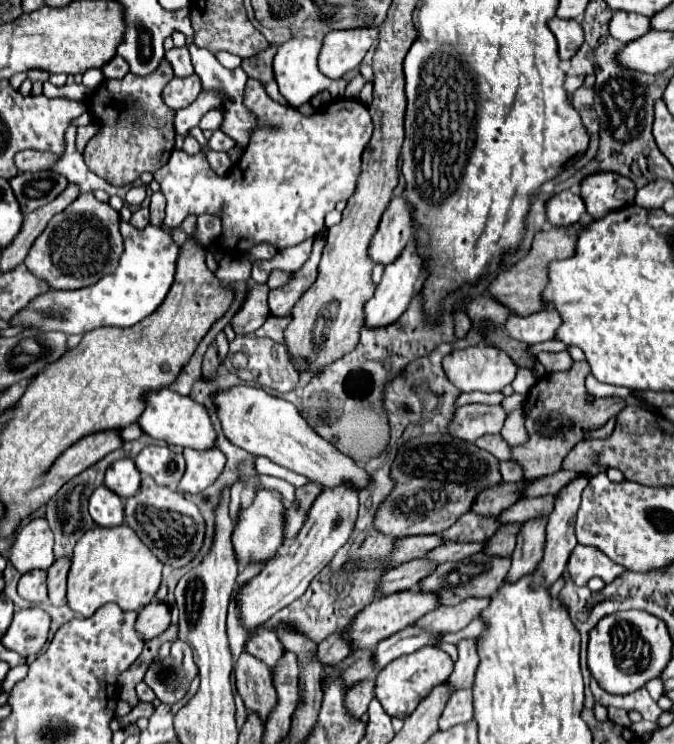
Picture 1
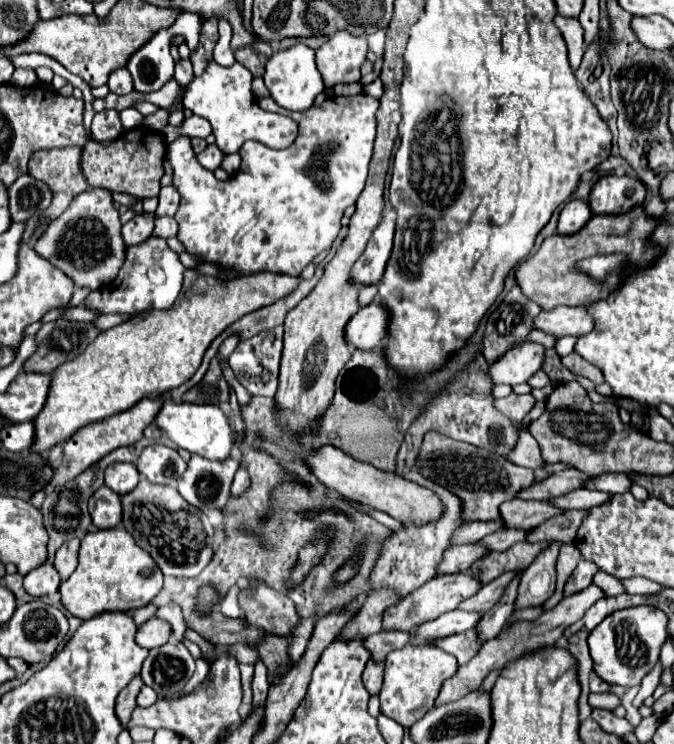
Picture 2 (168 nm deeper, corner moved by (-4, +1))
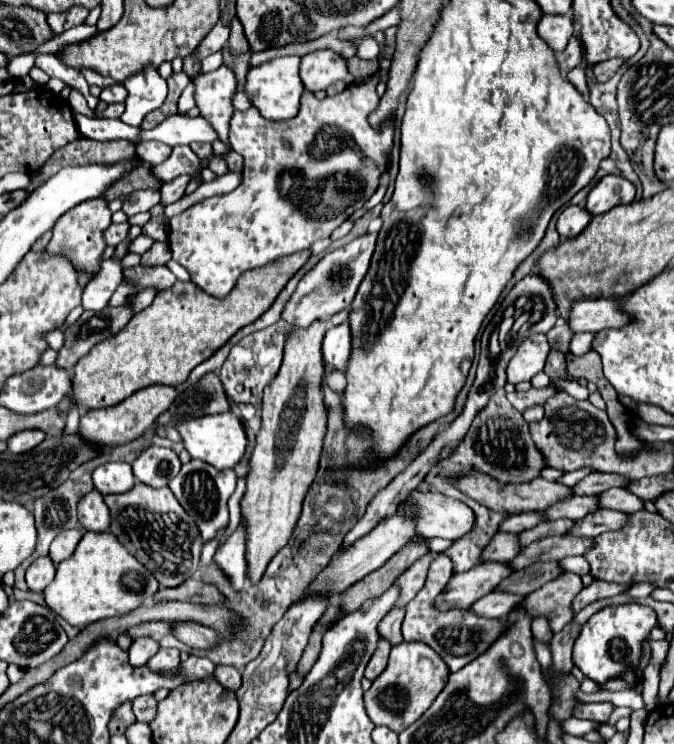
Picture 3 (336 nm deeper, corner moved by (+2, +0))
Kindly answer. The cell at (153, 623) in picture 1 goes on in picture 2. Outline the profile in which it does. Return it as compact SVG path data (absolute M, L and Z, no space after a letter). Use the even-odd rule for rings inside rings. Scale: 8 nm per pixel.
M157 616L149 618L137 628L137 644L147 650L163 646L169 640L169 636L171 636L171 624Z

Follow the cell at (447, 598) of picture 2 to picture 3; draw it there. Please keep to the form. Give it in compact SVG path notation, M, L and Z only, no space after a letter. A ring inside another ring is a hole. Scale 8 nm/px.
M485 561L465 573L453 575L441 595L441 609L469 609L473 601L495 591L509 573L513 573L513 569L509 569L507 563Z

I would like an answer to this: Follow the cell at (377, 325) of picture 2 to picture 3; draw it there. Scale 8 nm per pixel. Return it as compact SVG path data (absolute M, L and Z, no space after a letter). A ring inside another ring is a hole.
M341 323L325 333L323 339L323 361L327 371L343 371L351 353L351 331L349 323Z

